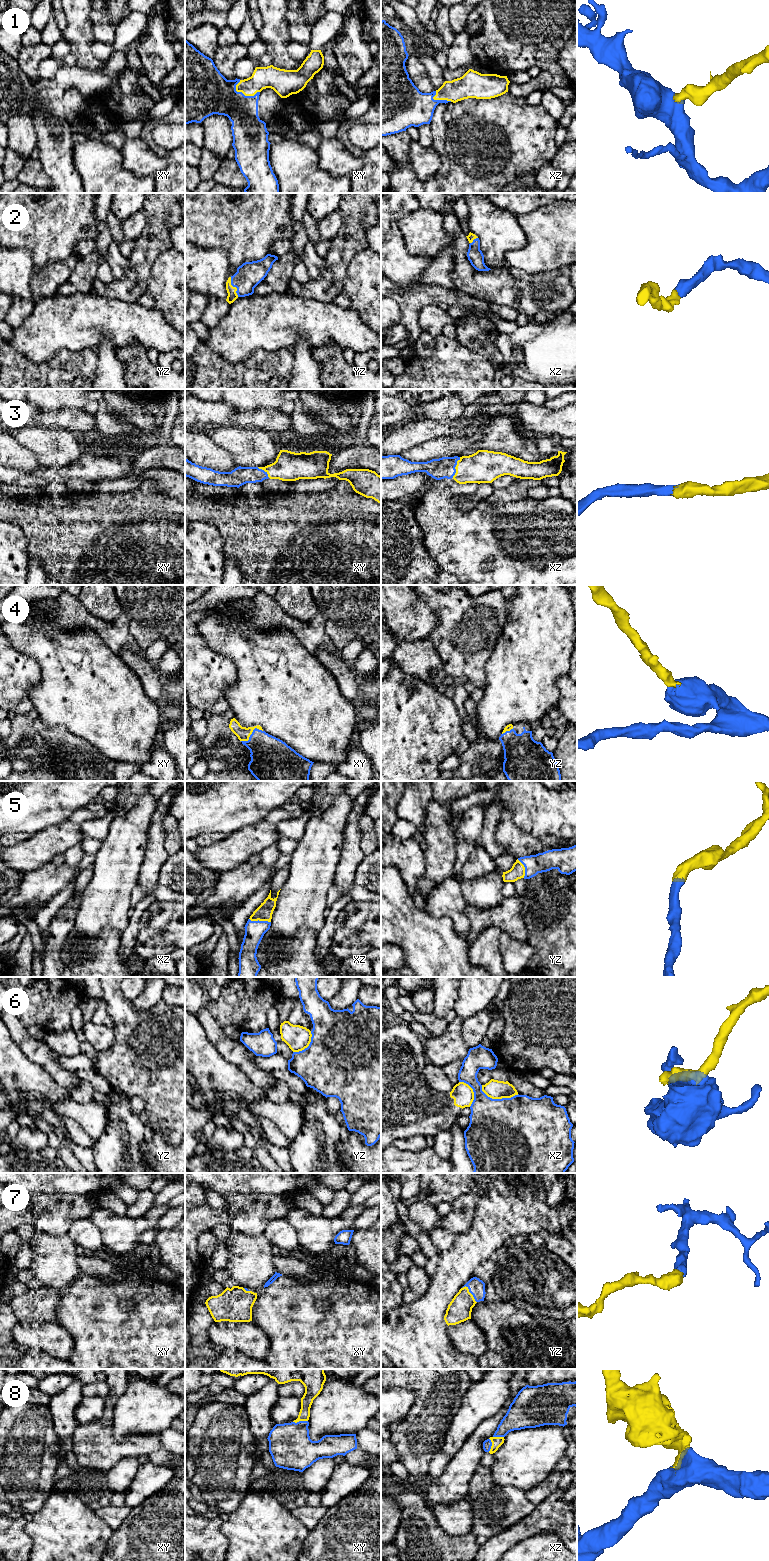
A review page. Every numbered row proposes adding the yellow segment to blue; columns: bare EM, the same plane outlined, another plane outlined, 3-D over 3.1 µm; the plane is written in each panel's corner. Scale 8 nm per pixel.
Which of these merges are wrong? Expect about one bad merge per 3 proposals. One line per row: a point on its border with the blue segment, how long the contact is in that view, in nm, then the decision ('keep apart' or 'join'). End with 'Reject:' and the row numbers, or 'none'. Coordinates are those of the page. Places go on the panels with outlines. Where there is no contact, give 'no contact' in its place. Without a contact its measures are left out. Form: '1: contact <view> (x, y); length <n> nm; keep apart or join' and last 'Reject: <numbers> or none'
1: contact xy (244, 95); length 200 nm; join
2: contact yz (234, 286); length 170 nm; join
3: contact xz (455, 466); length 180 nm; join
4: contact xy (251, 734); length 200 nm; join
5: contact xz (260, 921); length 180 nm; join
6: contact xz (498, 1099); length 320 nm; keep apart
7: contact yz (470, 1292); length 170 nm; join
8: contact xy (300, 1421); length 120 nm; join
Reject: 6

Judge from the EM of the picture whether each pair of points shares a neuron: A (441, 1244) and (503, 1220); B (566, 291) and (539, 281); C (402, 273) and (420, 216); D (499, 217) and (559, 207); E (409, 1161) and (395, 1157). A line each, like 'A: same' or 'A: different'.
A: different
B: same
C: different
D: different
E: same

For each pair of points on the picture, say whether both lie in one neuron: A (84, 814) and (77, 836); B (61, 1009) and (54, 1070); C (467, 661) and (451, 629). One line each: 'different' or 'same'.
A: same
B: different
C: same

